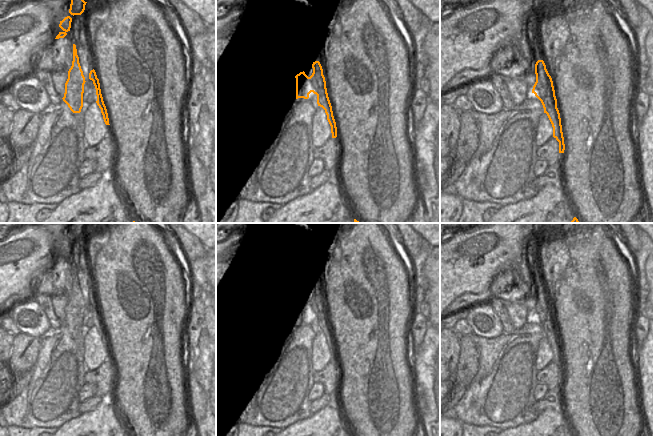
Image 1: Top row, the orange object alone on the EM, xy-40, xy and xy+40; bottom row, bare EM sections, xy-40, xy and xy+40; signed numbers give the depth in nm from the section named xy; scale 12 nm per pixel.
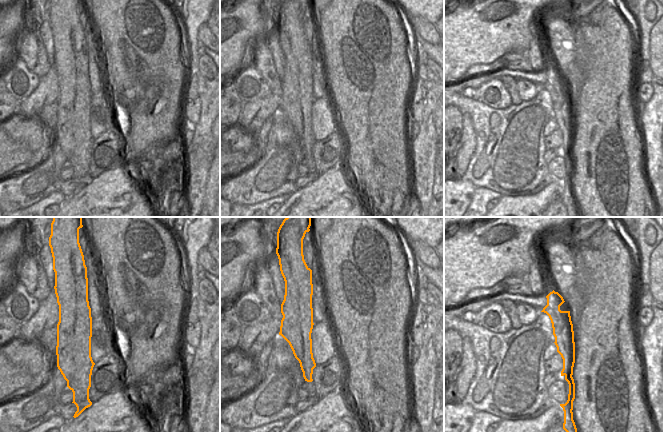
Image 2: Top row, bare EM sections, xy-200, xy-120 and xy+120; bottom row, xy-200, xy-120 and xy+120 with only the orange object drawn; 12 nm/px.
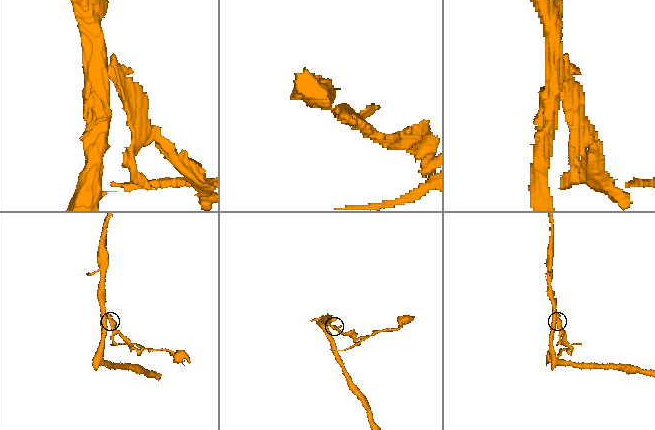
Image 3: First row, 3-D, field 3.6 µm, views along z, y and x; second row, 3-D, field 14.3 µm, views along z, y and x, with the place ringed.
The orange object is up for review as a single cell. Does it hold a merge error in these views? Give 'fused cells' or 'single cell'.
fused cells

